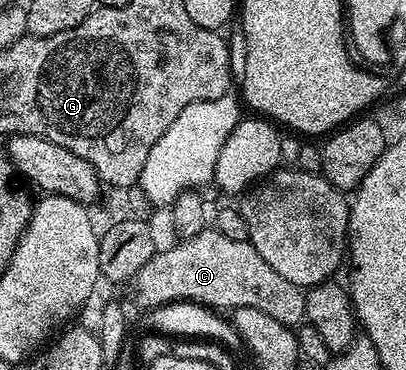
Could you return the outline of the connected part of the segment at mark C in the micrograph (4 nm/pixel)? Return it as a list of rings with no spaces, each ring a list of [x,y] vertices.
[[[207,227],[200,235],[177,242],[171,249],[155,252],[136,276],[138,297],[146,307],[173,301],[192,301],[215,311],[233,311],[240,307],[256,307],[280,323],[297,327],[306,321],[306,294],[296,283],[283,279],[252,247],[249,241],[227,239],[220,231]]]

